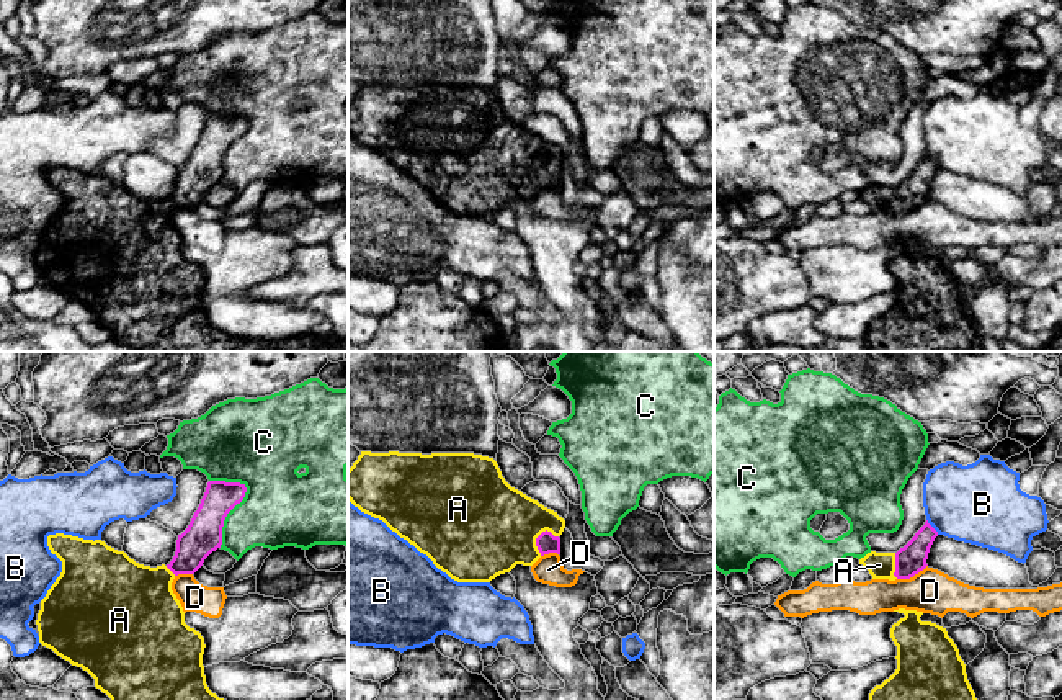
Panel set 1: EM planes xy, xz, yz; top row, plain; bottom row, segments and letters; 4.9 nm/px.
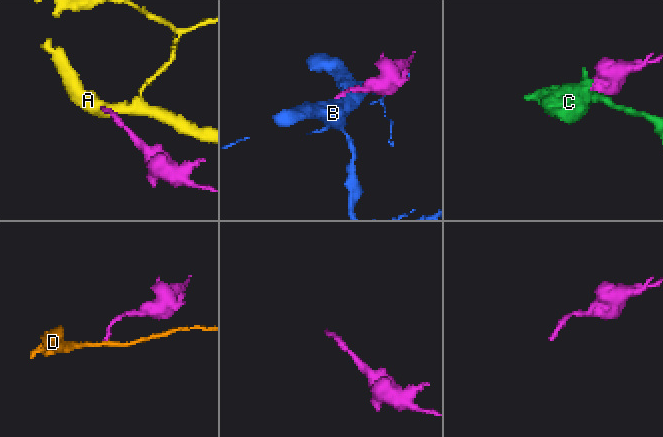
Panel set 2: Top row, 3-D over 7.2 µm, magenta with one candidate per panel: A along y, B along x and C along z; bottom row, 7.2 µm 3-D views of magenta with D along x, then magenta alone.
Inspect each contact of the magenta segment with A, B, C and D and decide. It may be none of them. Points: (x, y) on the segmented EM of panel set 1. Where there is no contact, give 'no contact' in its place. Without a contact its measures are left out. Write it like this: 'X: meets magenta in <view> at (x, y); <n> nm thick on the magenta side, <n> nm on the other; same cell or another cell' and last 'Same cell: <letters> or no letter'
A: meets magenta in xz at (536, 542); 100 nm thick on the magenta side, 460 nm on the other; same cell
B: meets magenta in yz at (932, 527); 150 nm thick on the magenta side, 380 nm on the other; another cell
C: meets magenta in xy at (226, 516); 180 nm thick on the magenta side, 360 nm on the other; another cell
D: meets magenta in yz at (912, 576); 150 nm thick on the magenta side, 220 nm on the other; another cell
Same cell: A

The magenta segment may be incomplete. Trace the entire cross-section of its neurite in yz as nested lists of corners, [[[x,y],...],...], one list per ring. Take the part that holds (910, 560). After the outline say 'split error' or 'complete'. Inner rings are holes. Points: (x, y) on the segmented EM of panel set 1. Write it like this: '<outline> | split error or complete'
[[[926,520],[897,553],[871,551],[859,559],[859,564],[869,571],[872,579],[910,579],[928,566],[928,553],[936,536],[938,532]]] | split error

